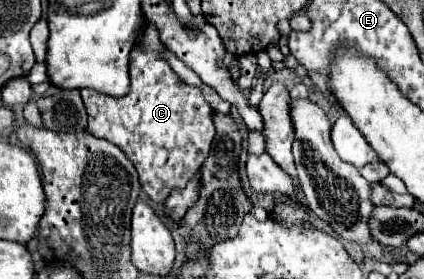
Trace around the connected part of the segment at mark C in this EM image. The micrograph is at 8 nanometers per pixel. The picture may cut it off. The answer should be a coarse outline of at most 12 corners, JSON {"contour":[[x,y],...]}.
{"contour":[[153,24],[131,92],[81,90],[87,132],[131,158],[161,204],[197,174],[211,106],[159,58]]}

